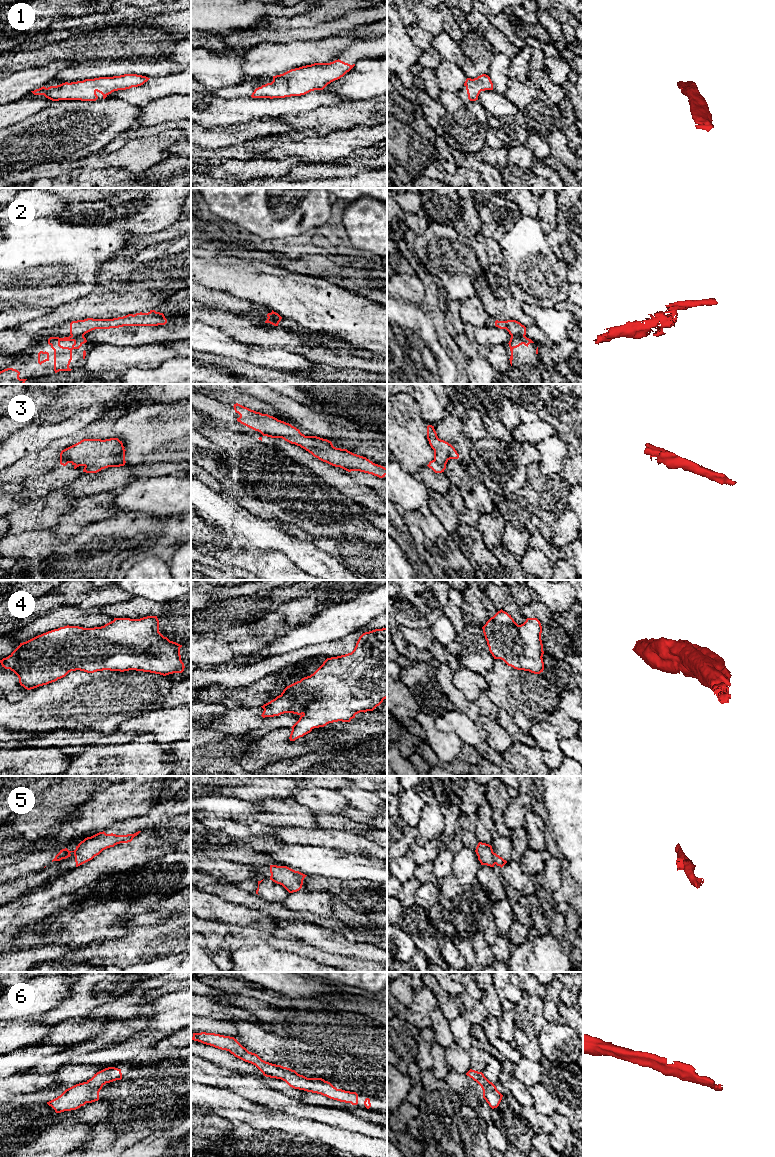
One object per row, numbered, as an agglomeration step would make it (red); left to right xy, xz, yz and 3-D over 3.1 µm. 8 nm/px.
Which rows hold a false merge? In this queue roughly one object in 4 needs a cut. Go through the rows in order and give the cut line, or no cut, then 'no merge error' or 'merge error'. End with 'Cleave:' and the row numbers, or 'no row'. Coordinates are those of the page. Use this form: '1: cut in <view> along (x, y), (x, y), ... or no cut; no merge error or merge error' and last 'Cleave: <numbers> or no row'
1: no cut; no merge error
2: cut in xz along (280, 316), (274, 315), (267, 322); merge error
3: no cut; no merge error
4: no cut; no merge error
5: cut in yz along (493, 853), (493, 861), (495, 863); merge error
6: no cut; no merge error
Cleave: 2, 5

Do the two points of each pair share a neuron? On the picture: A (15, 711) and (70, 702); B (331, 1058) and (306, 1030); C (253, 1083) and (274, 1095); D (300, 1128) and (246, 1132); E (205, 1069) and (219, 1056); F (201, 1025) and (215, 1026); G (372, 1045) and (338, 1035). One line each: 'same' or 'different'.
A: same
B: different
C: same
D: different
E: different
F: same
G: same

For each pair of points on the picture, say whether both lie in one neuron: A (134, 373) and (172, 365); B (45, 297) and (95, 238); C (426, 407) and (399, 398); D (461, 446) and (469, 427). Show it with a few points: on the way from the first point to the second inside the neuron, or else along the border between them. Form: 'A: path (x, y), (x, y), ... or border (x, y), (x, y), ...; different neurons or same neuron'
A: path (143, 373), (163, 373); same neuron
B: path (51, 282), (80, 253); same neuron
C: border (411, 394), (418, 404); different neurons
D: border (454, 414), (460, 420), (462, 432), (472, 441); different neurons

